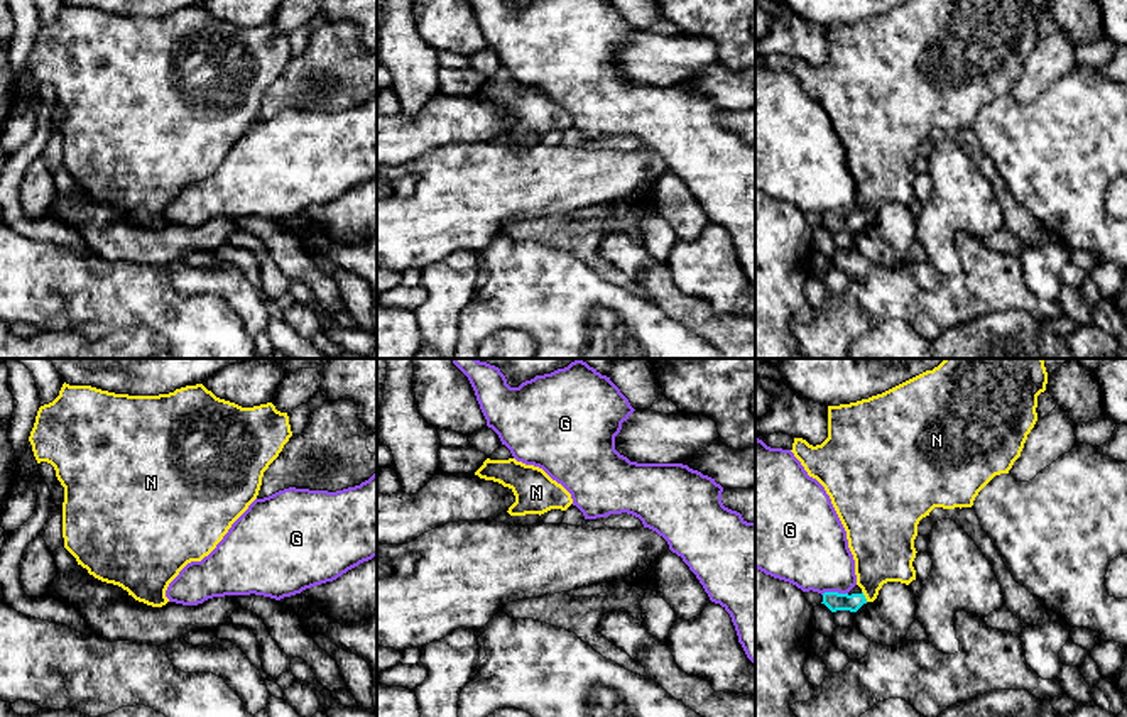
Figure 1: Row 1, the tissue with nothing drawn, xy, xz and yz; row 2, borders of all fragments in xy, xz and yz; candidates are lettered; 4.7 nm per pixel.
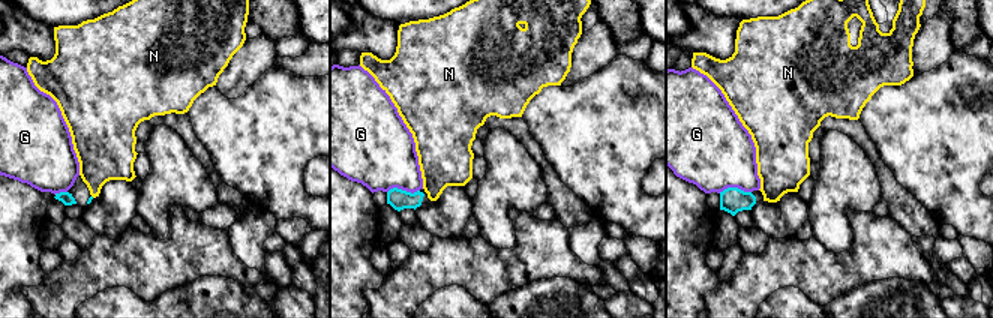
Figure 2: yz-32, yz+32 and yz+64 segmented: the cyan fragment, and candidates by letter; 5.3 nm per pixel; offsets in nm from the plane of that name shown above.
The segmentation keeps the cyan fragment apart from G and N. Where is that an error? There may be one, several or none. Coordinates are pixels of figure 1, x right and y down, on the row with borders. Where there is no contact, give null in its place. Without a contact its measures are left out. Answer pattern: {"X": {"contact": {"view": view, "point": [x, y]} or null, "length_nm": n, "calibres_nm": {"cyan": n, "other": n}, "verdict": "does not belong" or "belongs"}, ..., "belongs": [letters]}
{"G": {"contact": {"view": "yz", "point": [833, 592]}, "length_nm": 130, "calibres_nm": {"cyan": 90, "other": 380}, "verdict": "does not belong"}, "N": {"contact": {"view": "yz", "point": [864, 596]}, "length_nm": 60, "calibres_nm": {"cyan": 90, "other": 300}, "verdict": "belongs"}, "belongs": ["N"]}

